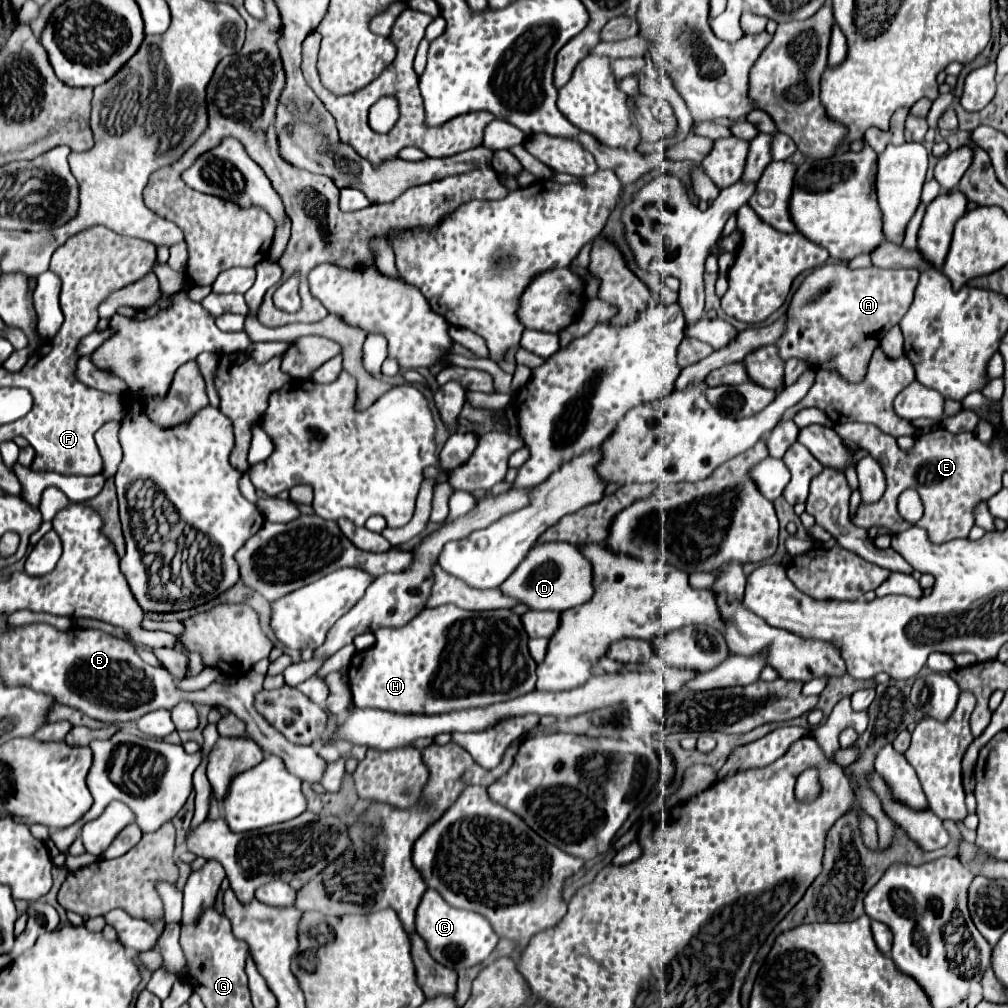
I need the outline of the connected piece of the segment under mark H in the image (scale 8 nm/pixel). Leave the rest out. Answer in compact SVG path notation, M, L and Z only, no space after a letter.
M440 605L434 609L422 609L412 621L408 621L408 625L404 627L384 627L380 631L374 633L376 643L366 649L366 651L358 651L348 667L348 683L352 689L352 701L356 707L382 707L394 713L416 713L416 715L438 715L444 711L460 711L460 709L470 709L470 707L486 707L492 703L500 703L500 701L508 701L520 695L530 693L532 689L536 689L536 661L532 659L530 651L528 651L528 633L524 631L522 625L522 617L512 613L512 609L496 609L496 611L464 611L456 605Z

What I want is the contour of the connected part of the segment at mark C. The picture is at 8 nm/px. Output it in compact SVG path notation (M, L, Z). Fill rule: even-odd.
M428 889L422 897L422 903L418 905L416 931L426 941L430 955L444 967L450 965L450 969L456 969L456 971L470 969L470 967L482 963L494 951L494 947L500 939L496 935L496 931L492 929L492 925L482 915L448 905L440 897L440 893L434 889Z

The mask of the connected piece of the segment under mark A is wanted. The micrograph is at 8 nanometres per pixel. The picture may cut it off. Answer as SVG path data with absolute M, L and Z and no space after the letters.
M822 265L814 269L788 307L788 329L778 339L780 357L808 359L816 369L836 369L848 381L860 381L872 351L884 333L900 323L912 305L918 283L916 269L848 269L848 265Z

